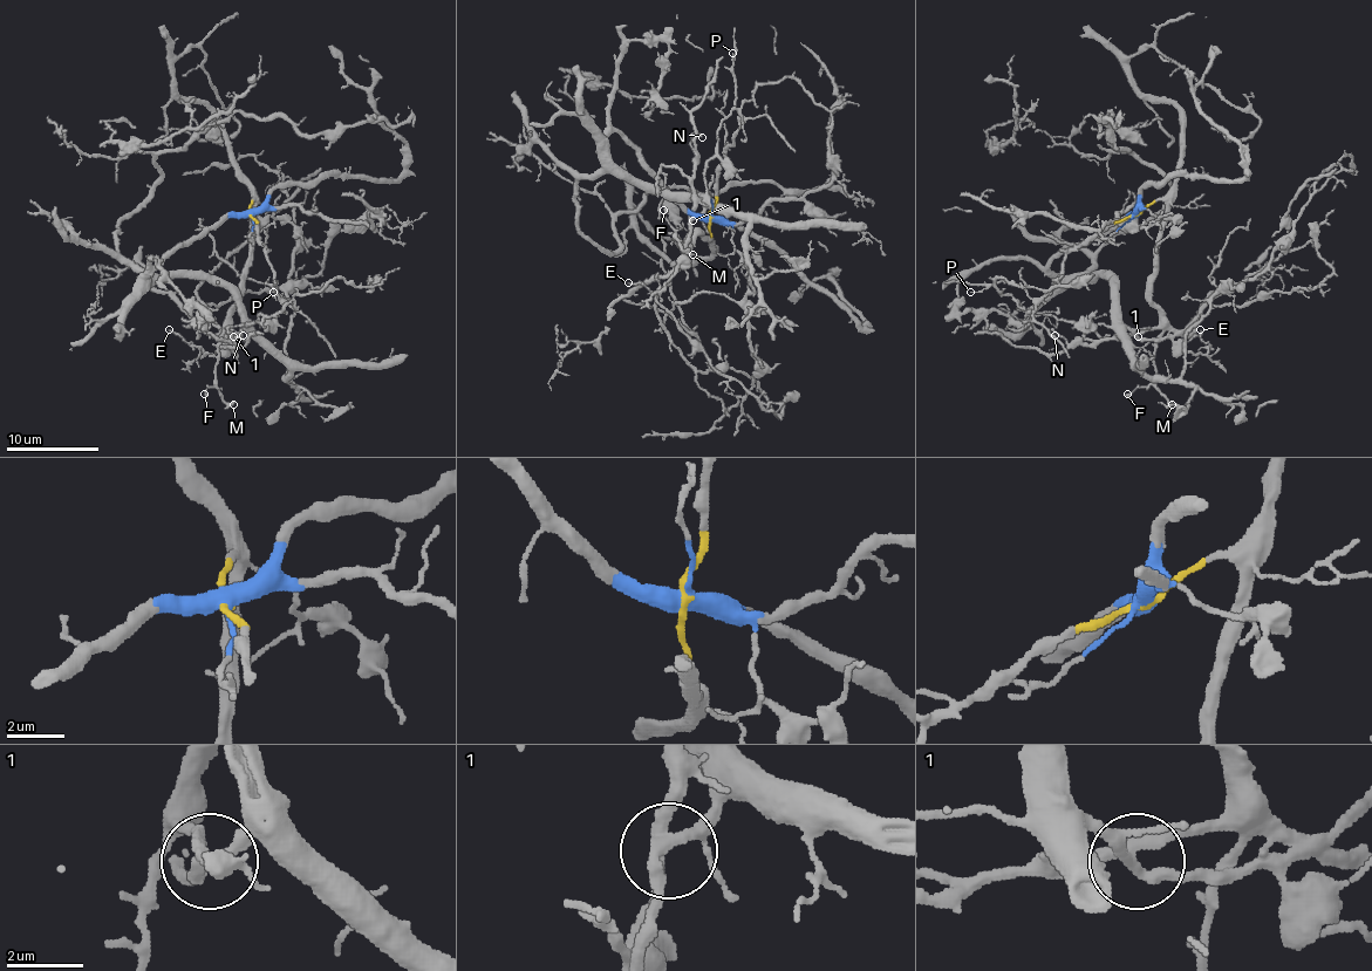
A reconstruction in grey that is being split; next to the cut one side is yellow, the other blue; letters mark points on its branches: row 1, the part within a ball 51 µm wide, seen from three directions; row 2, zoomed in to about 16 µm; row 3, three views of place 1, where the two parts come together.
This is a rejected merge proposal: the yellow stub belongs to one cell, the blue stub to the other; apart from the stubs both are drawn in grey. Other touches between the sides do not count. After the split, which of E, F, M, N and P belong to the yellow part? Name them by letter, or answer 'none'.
F, M, N, P

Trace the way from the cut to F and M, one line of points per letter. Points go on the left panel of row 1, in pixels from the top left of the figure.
F: (252, 214), (250, 207), (254, 200), (243, 299), (226, 320), (217, 350), (214, 384), (204, 394)
M: (252, 214), (250, 207), (254, 200), (243, 299), (231, 313), (217, 350), (214, 387), (226, 403), (233, 405)

